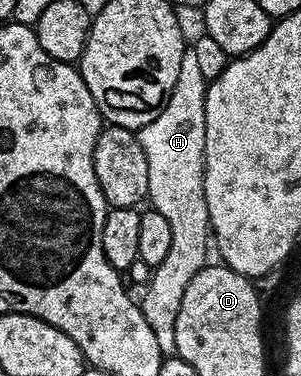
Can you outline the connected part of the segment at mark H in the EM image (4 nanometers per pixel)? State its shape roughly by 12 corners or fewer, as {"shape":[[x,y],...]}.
{"shape":[[184,52],[161,115],[137,130],[150,208],[173,230],[141,296],[176,356],[185,287],[208,264],[209,77]]}

